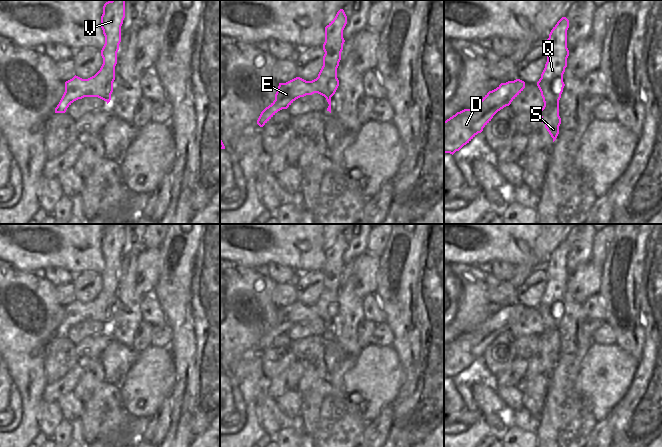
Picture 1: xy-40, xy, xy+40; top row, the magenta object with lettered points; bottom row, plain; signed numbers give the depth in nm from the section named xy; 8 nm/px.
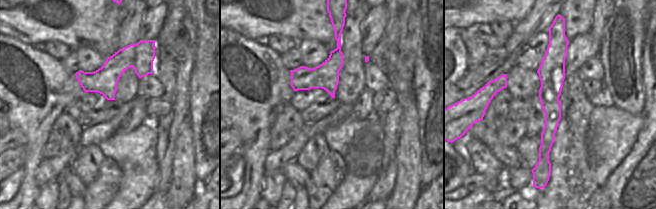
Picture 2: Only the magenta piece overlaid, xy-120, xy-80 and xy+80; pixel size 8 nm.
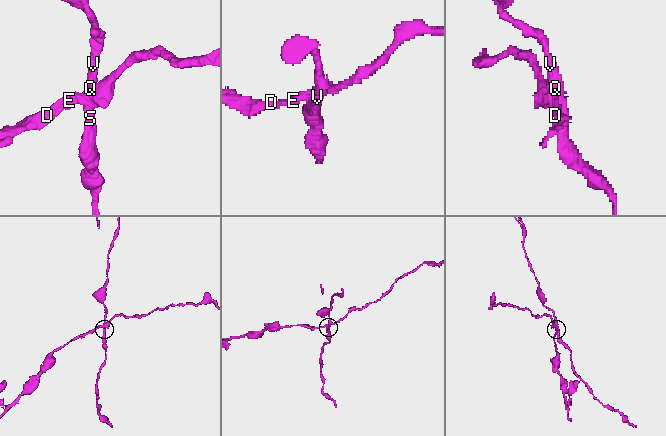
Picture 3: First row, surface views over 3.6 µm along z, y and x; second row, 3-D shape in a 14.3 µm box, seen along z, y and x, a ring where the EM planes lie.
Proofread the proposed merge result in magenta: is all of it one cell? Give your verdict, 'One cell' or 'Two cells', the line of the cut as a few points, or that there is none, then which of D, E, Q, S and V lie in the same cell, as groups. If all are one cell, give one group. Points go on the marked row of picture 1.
Two cells. Split along xy (317, 77), (320, 82), (328, 85), (329, 97). Groups: D E / Q S V

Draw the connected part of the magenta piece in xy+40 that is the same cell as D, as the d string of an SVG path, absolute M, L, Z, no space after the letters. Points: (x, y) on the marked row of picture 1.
M516 79L489 91L474 107L464 109L444 121L444 153L454 154L469 143L493 116L523 91L525 82Z

